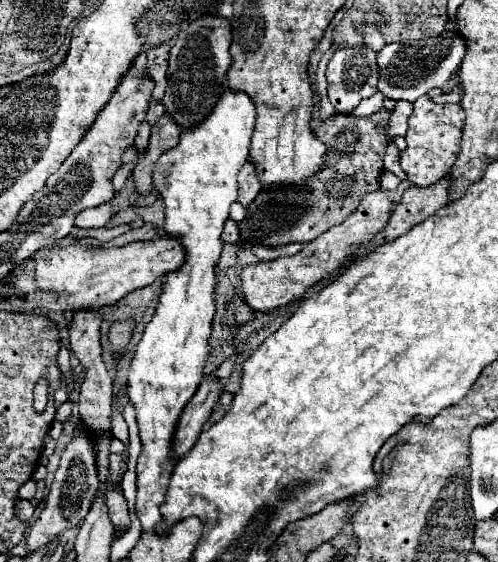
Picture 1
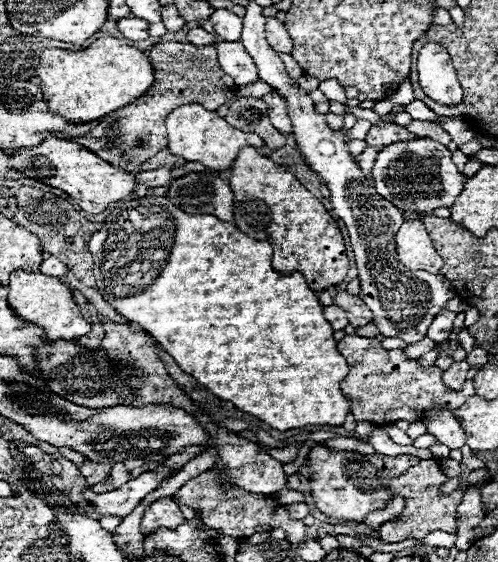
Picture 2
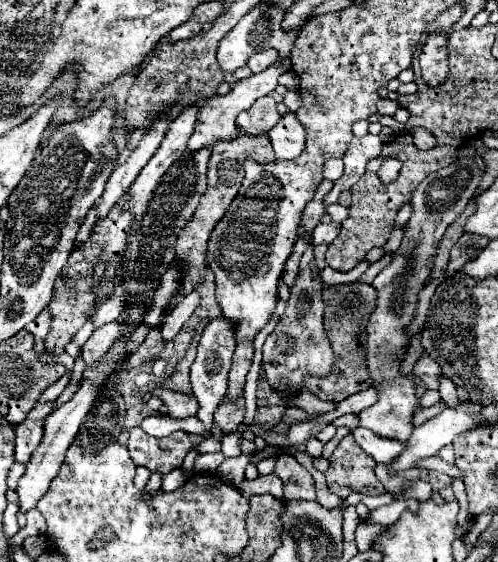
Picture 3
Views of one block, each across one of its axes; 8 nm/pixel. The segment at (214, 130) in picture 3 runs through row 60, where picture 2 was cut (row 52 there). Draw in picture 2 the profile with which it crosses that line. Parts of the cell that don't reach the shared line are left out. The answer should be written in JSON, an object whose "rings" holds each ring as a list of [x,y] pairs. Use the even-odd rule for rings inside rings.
{"rings":[[[266,18],[266,40],[272,50],[278,54],[290,54],[292,52],[292,38],[288,36],[288,30],[284,24],[276,18]]]}

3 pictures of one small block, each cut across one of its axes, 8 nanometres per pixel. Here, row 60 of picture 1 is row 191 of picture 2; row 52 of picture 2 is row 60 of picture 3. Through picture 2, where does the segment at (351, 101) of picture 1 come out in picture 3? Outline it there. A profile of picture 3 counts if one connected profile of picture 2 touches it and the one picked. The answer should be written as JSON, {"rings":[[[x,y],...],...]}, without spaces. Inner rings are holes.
{"rings":[[[268,48],[268,50],[262,50],[262,52],[254,54],[254,56],[250,56],[248,66],[250,66],[250,70],[254,74],[258,74],[258,72],[264,72],[266,68],[270,68],[270,64],[274,64],[276,60],[278,60],[278,52]]]}

